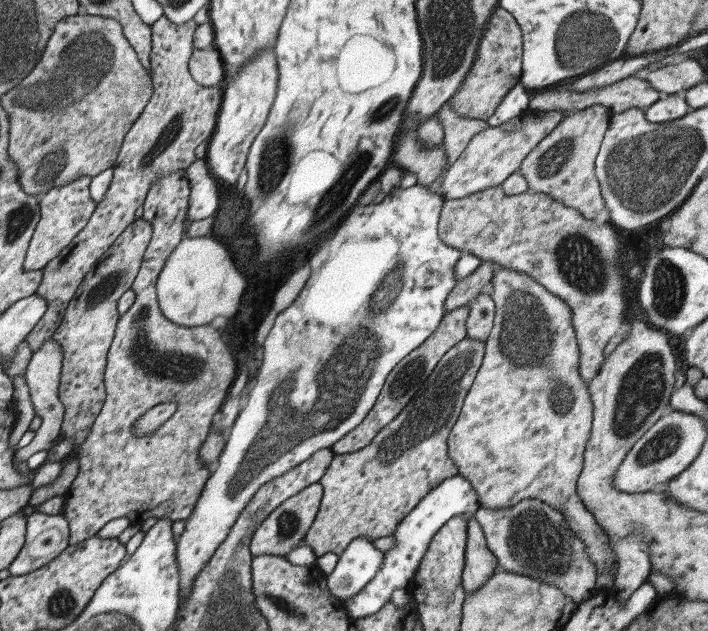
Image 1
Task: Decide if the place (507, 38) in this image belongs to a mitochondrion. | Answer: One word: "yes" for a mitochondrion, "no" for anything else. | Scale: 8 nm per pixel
no

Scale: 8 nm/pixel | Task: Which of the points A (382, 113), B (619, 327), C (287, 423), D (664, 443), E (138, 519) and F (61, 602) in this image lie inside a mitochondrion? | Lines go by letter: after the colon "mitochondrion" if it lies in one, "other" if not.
A: mitochondrion
B: other
C: mitochondrion
D: mitochondrion
E: other
F: mitochondrion

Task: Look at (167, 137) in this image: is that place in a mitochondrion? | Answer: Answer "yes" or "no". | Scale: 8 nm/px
yes

